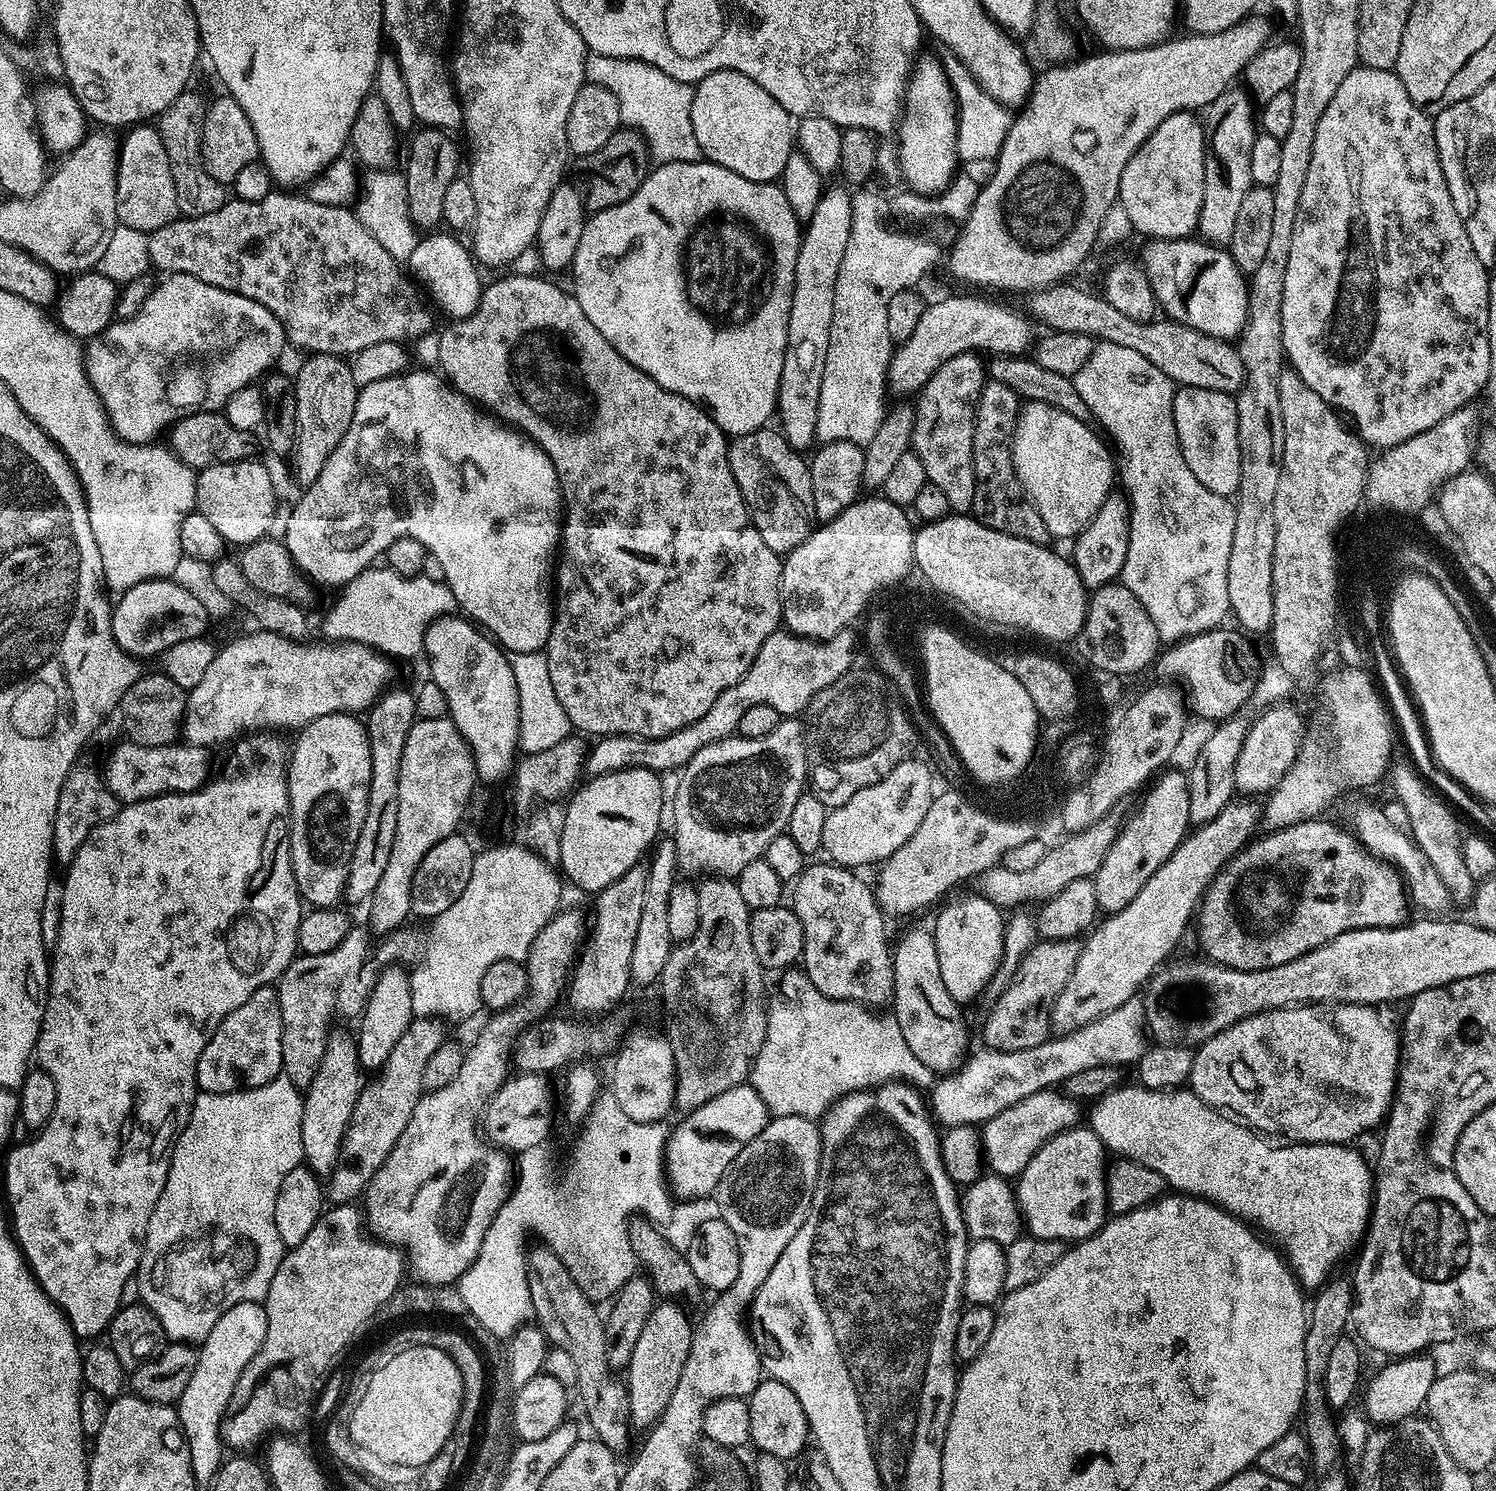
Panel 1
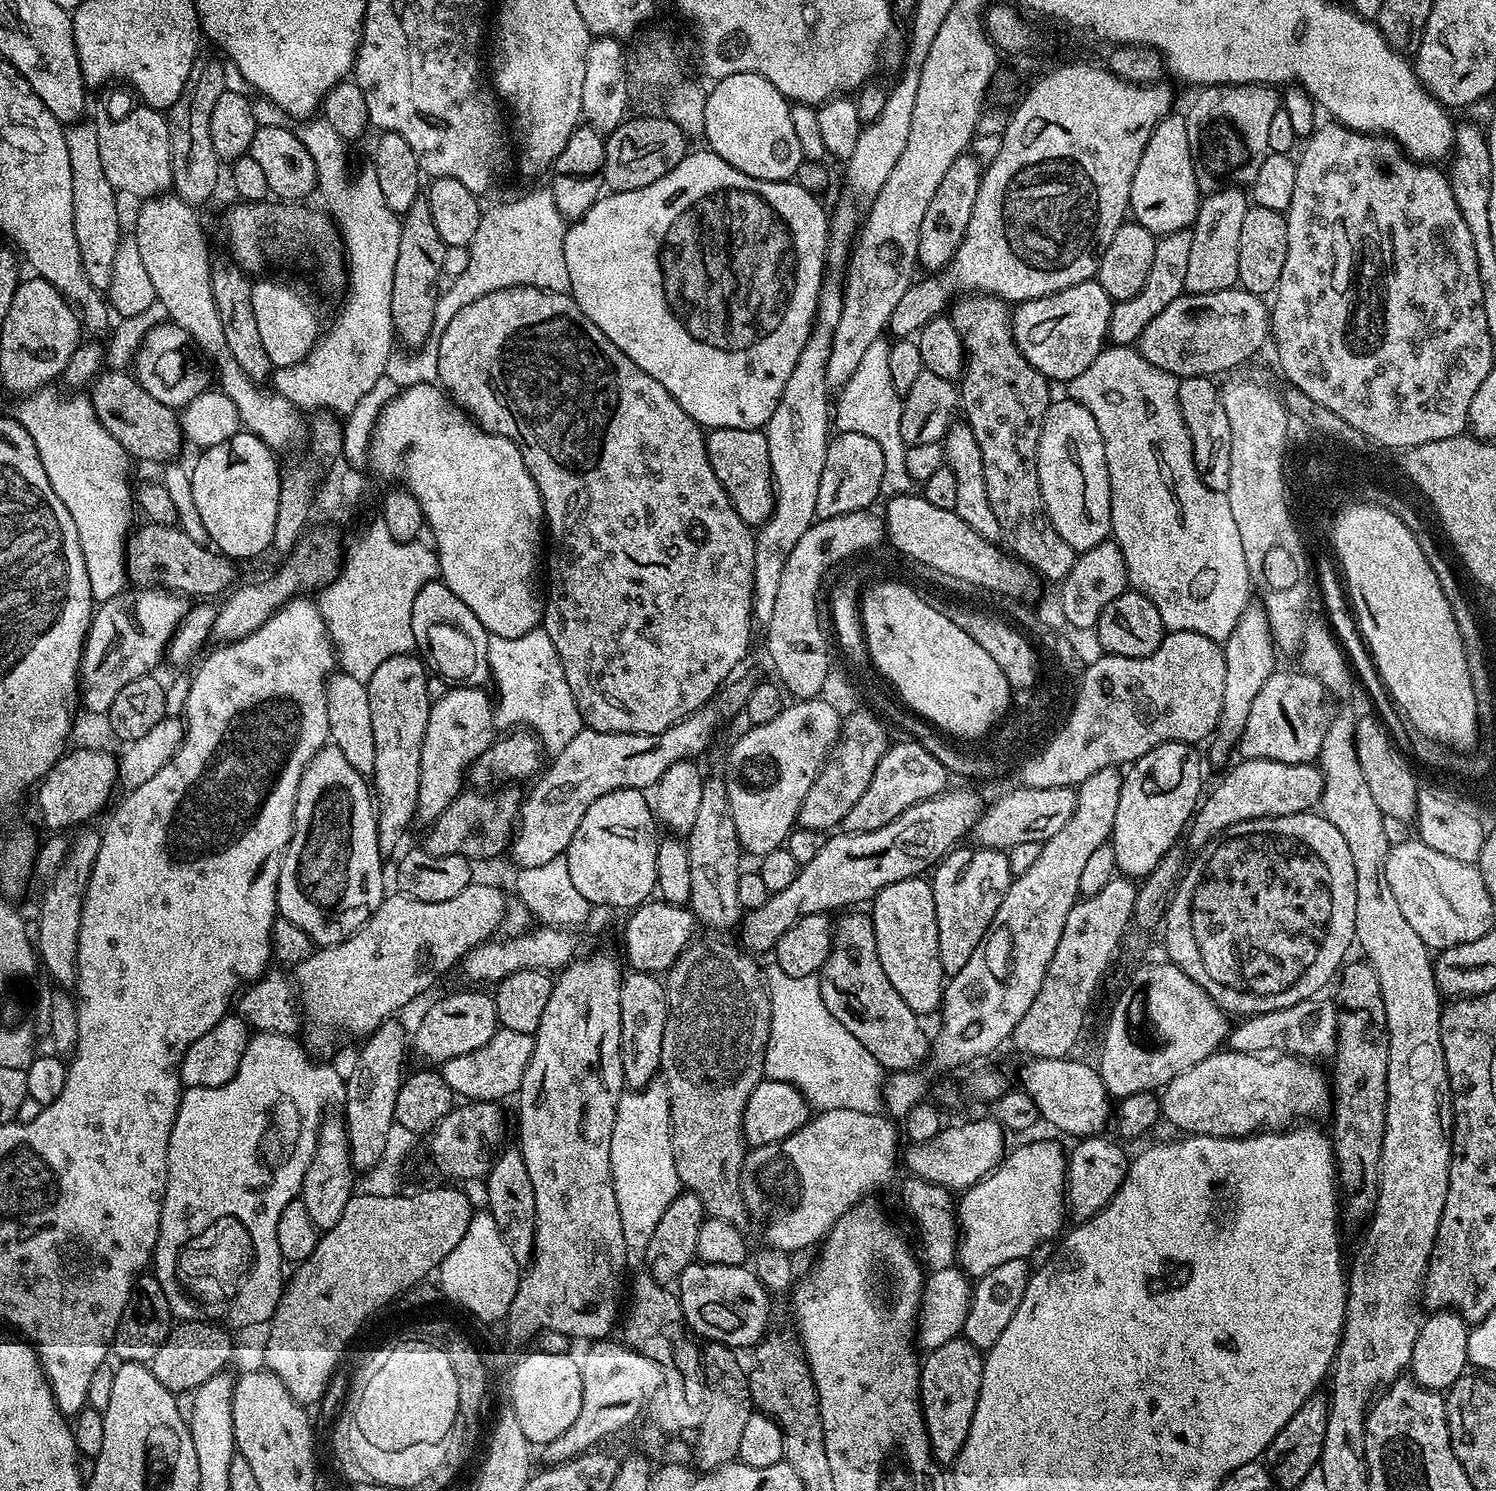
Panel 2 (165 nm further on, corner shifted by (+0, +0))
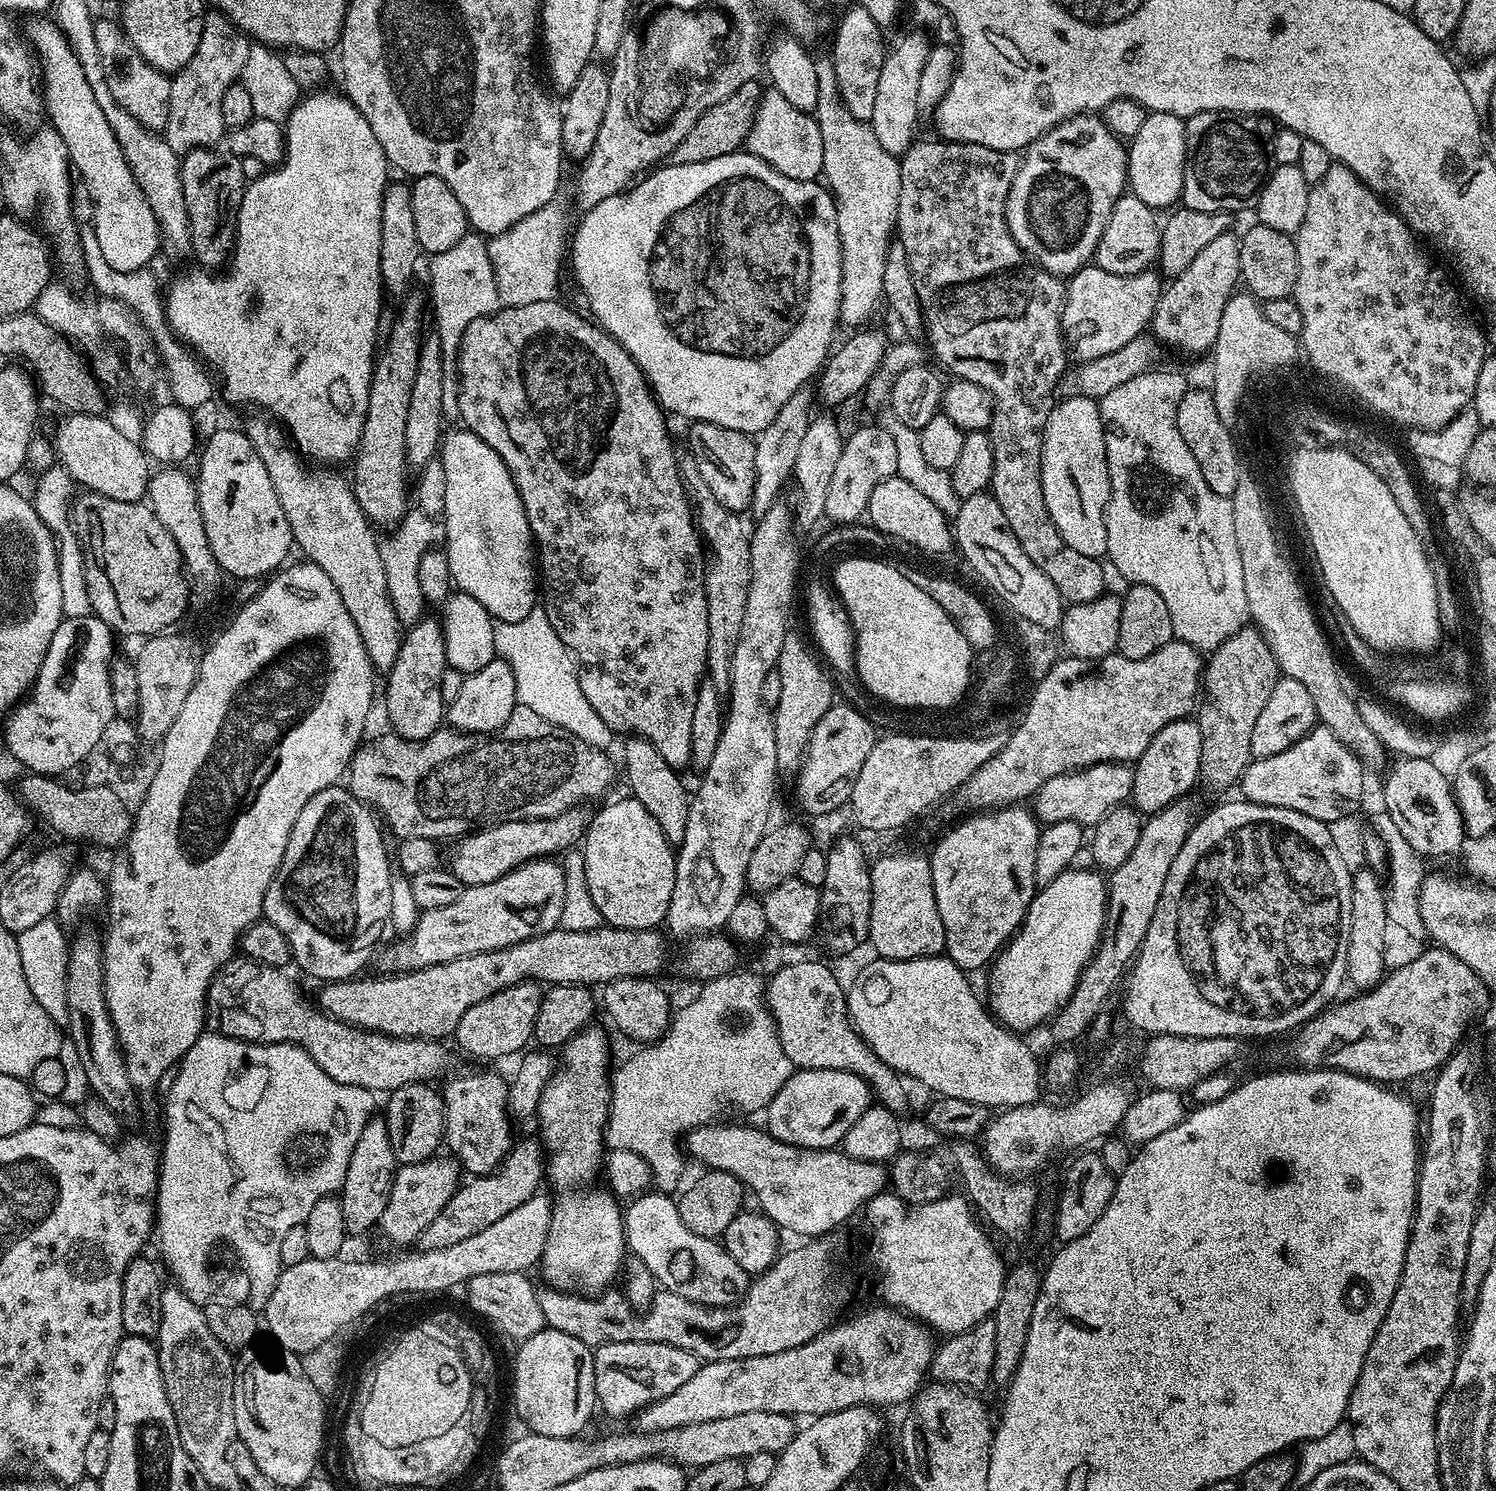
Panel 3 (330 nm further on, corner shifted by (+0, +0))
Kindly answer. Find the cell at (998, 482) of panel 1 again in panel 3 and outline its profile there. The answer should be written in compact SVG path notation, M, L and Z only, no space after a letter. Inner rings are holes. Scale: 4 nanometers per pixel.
M917 139L899 157L902 186L896 216L896 232L902 246L906 246L914 290L924 311L926 340L932 343L933 354L953 372L955 379L974 382L974 386L982 386L984 392L992 395L992 425L986 429L994 446L990 491L998 506L1002 506L1014 538L1018 538L1030 562L1054 582L1061 600L1068 604L1090 602L1096 596L1105 595L1104 568L1097 557L1078 554L1078 550L1062 542L1062 534L1058 534L1046 510L1040 473L1044 427L1054 403L1052 395L1057 395L1058 385L1070 364L1060 326L1065 281L1031 263L1008 229L1006 201L1018 167L1017 153L935 139Z

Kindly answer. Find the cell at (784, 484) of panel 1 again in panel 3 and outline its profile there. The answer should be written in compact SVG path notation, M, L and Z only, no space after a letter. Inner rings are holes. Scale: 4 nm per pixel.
M701 420L689 423L688 444L692 447L691 463L695 464L702 482L718 498L722 506L732 512L747 513L752 506L754 498L754 456L756 454L756 441L747 432L726 430L726 426L718 426L714 422Z

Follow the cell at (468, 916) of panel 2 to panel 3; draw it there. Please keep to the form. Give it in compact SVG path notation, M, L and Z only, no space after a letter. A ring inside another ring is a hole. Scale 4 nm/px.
M552 858L531 860L494 882L467 885L458 902L450 902L450 906L438 906L438 910L421 911L411 932L401 935L398 939L400 941L393 948L385 950L384 960L392 967L389 969L403 974L413 972L415 968L429 968L432 964L450 962L454 958L470 954L502 950L506 946L514 946L518 942L526 942L530 938L555 930L562 918L562 902L566 902L563 863Z

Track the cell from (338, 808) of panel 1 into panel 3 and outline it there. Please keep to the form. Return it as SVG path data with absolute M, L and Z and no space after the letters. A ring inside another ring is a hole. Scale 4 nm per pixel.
M333 786L314 794L314 798L302 806L302 814L298 814L294 830L290 830L286 854L266 890L263 919L286 934L295 967L300 967L319 982L359 977L360 970L371 960L376 943L383 938L384 928L389 927L390 878L394 868L390 863L390 852L384 849L381 825L378 820L376 825L375 819L373 809L347 787Z

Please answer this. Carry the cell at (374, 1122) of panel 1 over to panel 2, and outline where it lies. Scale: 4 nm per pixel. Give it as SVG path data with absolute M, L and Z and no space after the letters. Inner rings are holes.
M472 990L476 992L452 992L441 1000L436 1000L424 1012L424 1017L416 1024L416 1032L411 1033L410 1044L424 1060L436 1060L443 1062L450 1058L458 1058L458 1054L470 1054L470 1050L478 1050L478 1046L486 1046L490 1038L494 1038L496 1029L500 1027L496 998L488 990Z

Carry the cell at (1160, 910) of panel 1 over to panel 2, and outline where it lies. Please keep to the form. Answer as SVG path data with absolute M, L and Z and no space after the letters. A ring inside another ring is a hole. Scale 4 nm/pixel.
M1246 760L1233 763L1212 793L1201 799L1186 832L1187 847L1199 850L1230 826L1266 816L1289 816L1315 809L1322 798L1324 776L1315 763L1287 764L1273 760Z

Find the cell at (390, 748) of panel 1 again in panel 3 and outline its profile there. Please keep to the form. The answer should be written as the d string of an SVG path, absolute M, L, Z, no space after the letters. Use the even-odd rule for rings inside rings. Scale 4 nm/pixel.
M421 618L403 633L398 658L394 658L394 666L386 674L388 685L384 688L384 708L388 711L388 720L392 723L391 731L403 740L425 740L430 734L440 731L446 720L446 705L442 698L442 674L448 667L446 658L446 642L443 626L439 619Z

